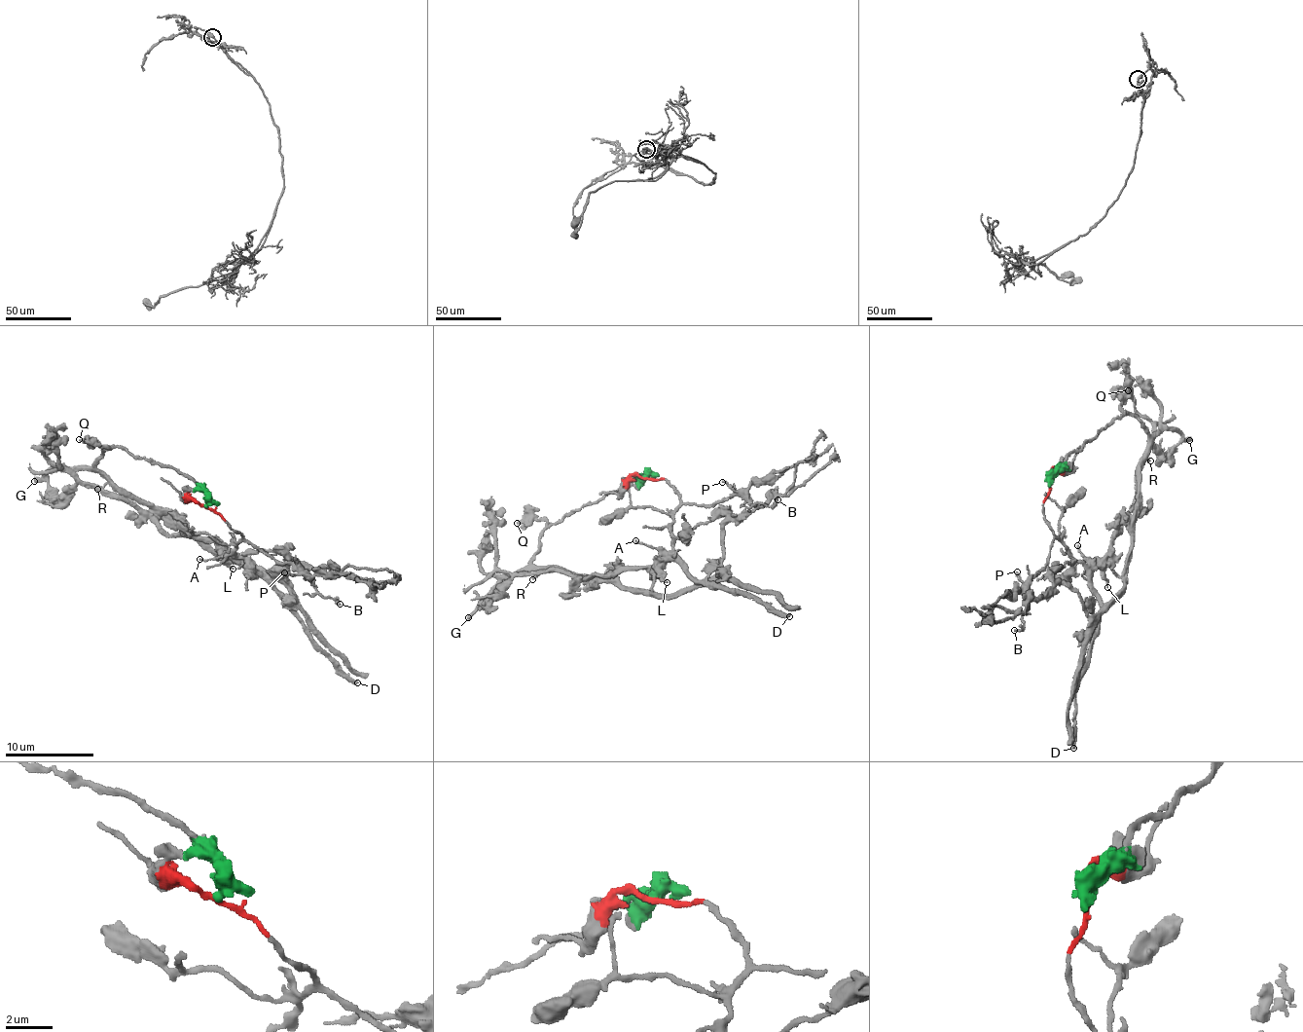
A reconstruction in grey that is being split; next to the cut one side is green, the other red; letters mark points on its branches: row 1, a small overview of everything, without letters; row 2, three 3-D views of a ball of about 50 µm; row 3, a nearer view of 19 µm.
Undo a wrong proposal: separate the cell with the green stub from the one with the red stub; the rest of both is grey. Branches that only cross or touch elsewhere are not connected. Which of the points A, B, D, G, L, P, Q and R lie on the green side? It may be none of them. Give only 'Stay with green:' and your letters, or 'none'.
Stay with green: G, Q, R

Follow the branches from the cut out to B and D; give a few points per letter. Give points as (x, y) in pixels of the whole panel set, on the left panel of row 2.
B: (204, 507), (218, 513), (227, 524), (275, 560), (295, 565), (323, 595), (341, 603)
D: (204, 507), (240, 533), (242, 539), (236, 554), (241, 566), (259, 574), (316, 647), (358, 682)

